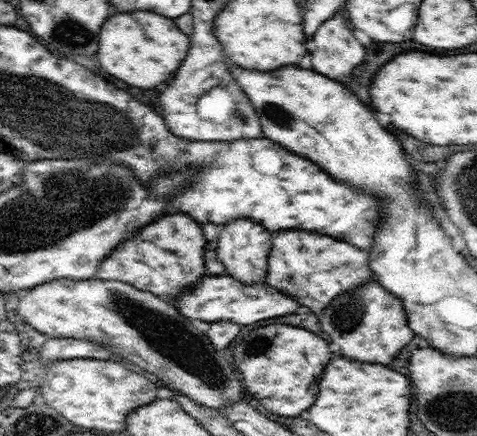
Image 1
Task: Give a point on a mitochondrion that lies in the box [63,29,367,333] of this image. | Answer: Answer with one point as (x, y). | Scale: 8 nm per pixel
(280, 117)

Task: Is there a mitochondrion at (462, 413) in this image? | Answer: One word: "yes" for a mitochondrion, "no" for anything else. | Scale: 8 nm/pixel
yes

